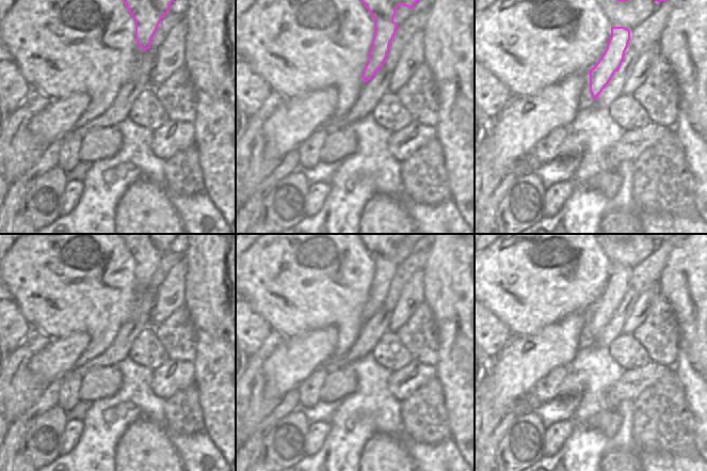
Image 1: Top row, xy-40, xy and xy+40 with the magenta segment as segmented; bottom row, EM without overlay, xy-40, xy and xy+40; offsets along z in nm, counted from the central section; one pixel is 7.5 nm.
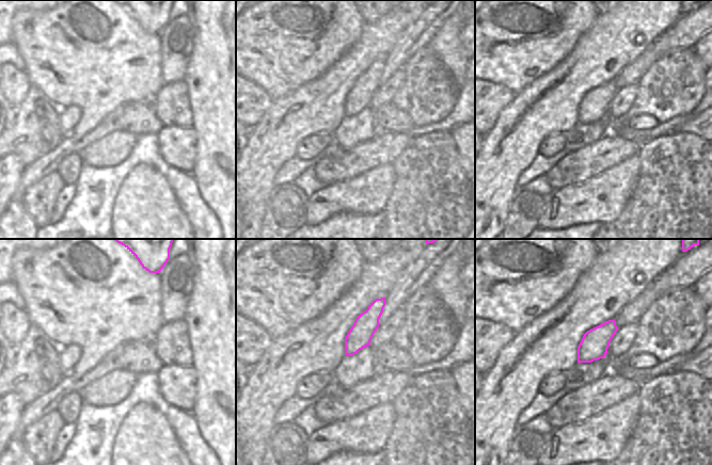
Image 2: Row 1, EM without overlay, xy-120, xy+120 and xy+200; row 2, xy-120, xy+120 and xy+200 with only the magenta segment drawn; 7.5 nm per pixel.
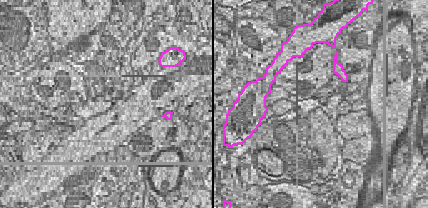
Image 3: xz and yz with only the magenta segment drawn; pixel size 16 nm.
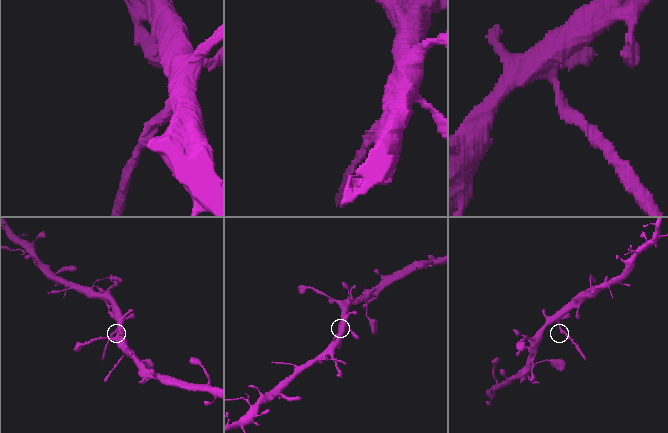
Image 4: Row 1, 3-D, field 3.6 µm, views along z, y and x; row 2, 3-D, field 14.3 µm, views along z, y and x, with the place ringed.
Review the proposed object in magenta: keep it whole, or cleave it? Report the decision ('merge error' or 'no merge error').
merge error

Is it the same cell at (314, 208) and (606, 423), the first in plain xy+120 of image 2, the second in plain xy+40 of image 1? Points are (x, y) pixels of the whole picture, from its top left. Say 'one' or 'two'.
one

